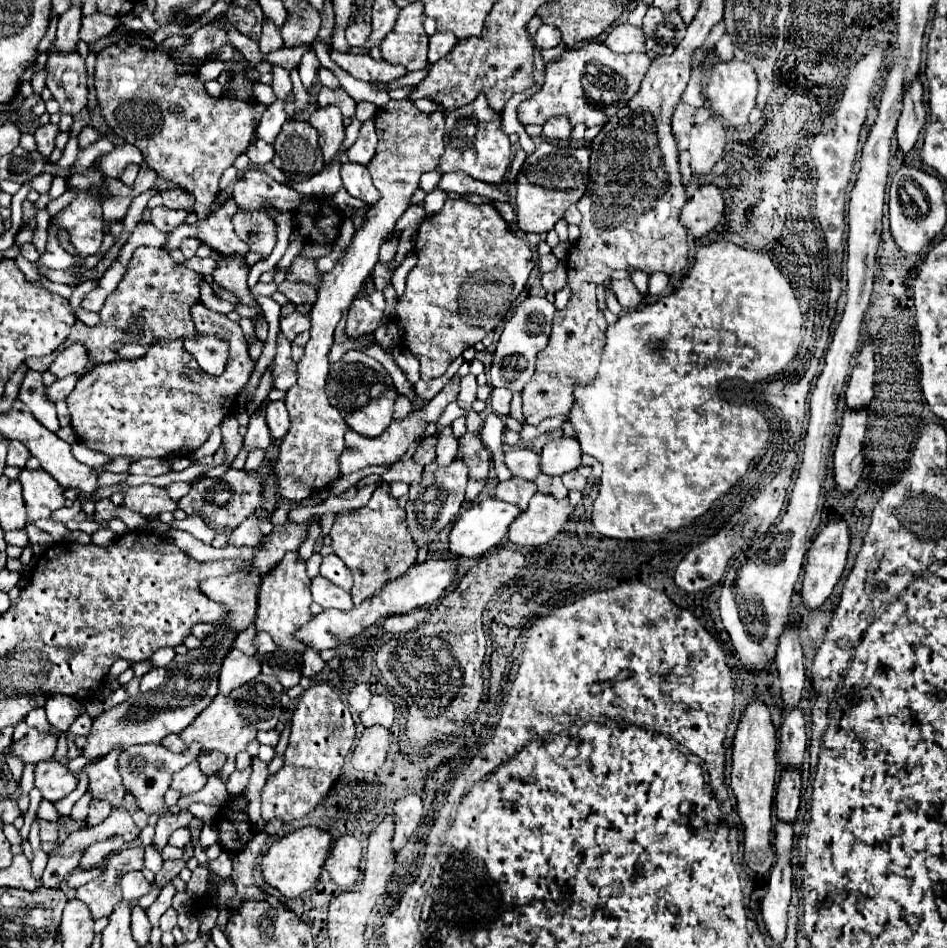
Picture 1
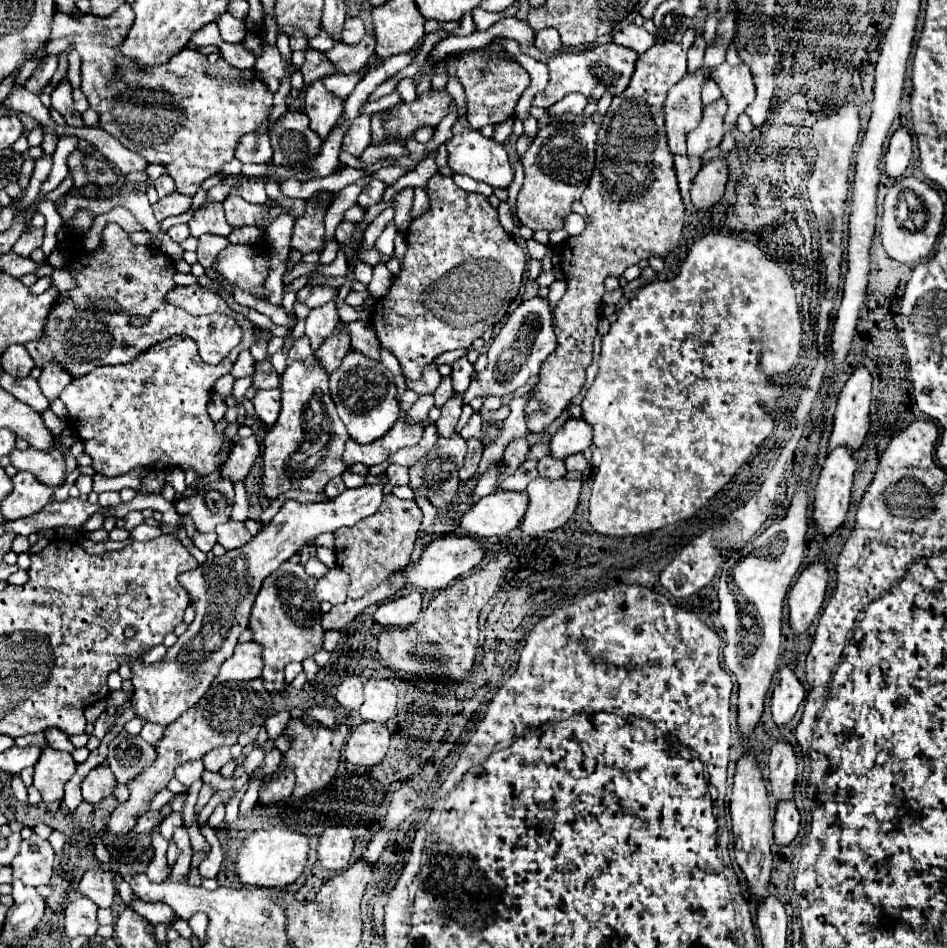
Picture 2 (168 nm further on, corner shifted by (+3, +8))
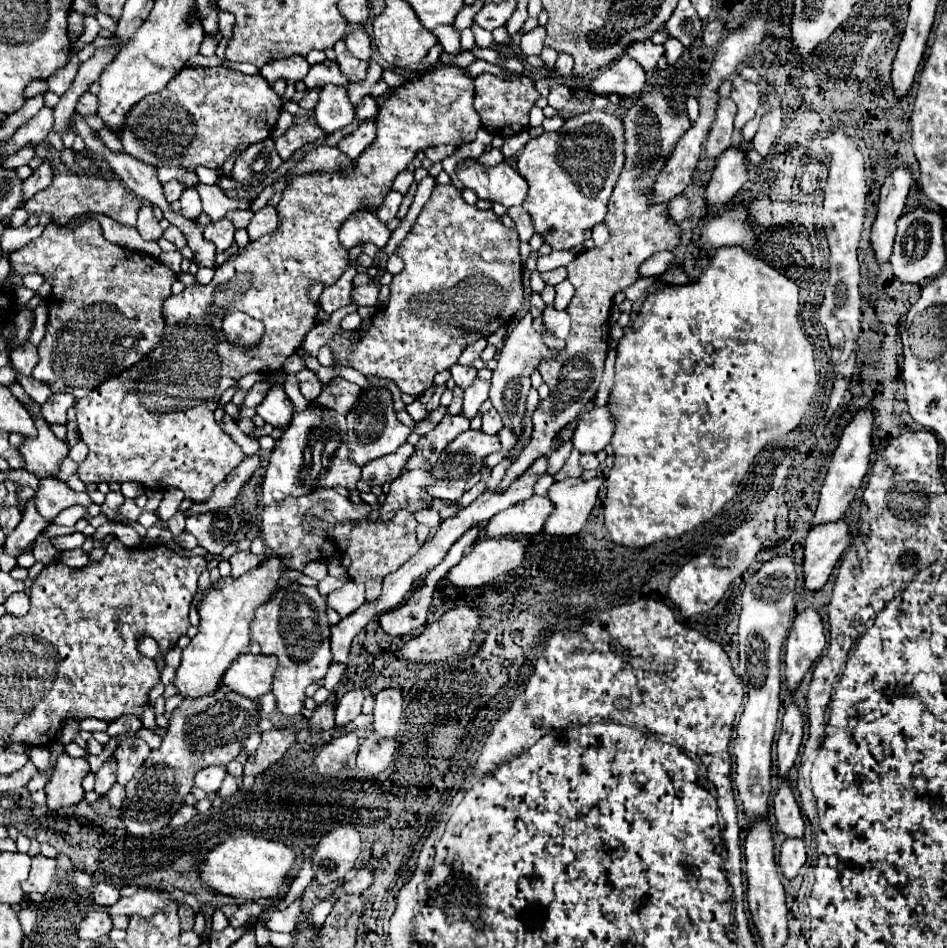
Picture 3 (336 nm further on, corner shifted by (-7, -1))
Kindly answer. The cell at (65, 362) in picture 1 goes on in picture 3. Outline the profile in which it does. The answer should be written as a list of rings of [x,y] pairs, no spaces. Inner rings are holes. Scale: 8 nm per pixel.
[[[58,392],[58,394],[52,394],[44,404],[42,404],[42,416],[46,422],[52,422],[52,424],[66,424],[66,410],[70,406],[74,406],[76,398],[72,398],[70,394],[64,394],[64,392]]]

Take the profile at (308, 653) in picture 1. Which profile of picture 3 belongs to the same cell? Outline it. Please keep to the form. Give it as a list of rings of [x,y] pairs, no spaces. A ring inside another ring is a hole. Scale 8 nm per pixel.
[[[332,664],[332,666],[328,668],[326,676],[324,676],[324,686],[326,686],[328,690],[332,690],[332,688],[338,684],[342,672],[344,672],[344,664]]]

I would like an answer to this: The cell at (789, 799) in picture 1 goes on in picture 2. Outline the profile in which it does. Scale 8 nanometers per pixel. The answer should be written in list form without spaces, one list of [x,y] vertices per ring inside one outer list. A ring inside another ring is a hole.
[[[780,801],[774,817],[774,843],[778,847],[790,845],[798,835],[798,827],[800,827],[800,815],[794,801]]]

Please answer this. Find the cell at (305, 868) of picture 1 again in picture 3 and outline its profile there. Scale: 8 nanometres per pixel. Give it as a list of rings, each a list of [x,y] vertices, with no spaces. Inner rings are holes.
[[[238,836],[238,838],[228,838],[224,844],[212,848],[206,854],[200,872],[202,872],[202,882],[214,888],[216,892],[242,898],[248,902],[258,902],[258,900],[272,900],[280,894],[280,888],[290,882],[290,870],[294,862],[296,862],[296,852],[282,842]]]

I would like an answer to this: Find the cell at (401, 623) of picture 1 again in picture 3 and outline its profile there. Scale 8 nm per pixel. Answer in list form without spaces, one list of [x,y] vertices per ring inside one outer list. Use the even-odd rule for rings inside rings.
[[[424,580],[424,586],[420,590],[416,590],[412,594],[412,598],[408,598],[404,604],[400,604],[400,608],[394,608],[390,612],[384,612],[380,616],[380,626],[386,634],[390,636],[406,636],[412,630],[420,628],[426,622],[428,616],[428,606],[432,602],[432,594],[436,590],[438,582]]]

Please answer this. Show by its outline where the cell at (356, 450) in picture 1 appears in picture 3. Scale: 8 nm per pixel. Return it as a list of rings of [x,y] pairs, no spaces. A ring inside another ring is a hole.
[[[406,442],[396,452],[392,452],[392,456],[370,460],[368,464],[362,466],[362,480],[368,482],[370,486],[382,486],[384,482],[394,480],[396,476],[402,474],[402,468],[412,452],[414,452],[414,446]]]

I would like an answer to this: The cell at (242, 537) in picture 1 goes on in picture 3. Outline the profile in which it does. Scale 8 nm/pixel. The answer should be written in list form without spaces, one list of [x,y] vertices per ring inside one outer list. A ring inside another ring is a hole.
[[[246,550],[246,552],[236,552],[230,558],[230,564],[232,564],[232,576],[242,576],[250,568],[258,566],[260,564],[260,558],[256,554],[252,554],[250,550]]]

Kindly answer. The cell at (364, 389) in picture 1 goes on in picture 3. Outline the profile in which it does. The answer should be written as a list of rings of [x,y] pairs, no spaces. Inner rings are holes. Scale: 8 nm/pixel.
[[[366,388],[362,390],[358,402],[348,412],[348,448],[352,450],[352,460],[364,466],[368,460],[392,454],[400,444],[406,442],[410,428],[404,426],[396,418],[396,410],[392,406],[392,392],[388,388]]]

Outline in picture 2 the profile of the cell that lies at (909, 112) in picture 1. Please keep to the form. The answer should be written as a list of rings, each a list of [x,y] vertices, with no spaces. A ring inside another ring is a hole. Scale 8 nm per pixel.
[[[900,127],[892,139],[890,139],[890,147],[884,155],[884,175],[890,177],[890,179],[900,179],[910,163],[910,155],[912,155],[912,139],[910,139],[910,133]]]

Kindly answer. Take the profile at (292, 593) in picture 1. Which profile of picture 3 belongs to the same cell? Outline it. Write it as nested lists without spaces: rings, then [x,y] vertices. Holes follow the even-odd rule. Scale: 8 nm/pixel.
[[[288,584],[280,588],[274,598],[258,608],[252,624],[252,640],[260,644],[262,654],[274,654],[278,658],[278,668],[274,676],[272,694],[276,696],[278,710],[286,716],[298,714],[304,706],[304,690],[314,680],[324,678],[330,662],[330,624],[326,616],[326,596],[318,588]]]

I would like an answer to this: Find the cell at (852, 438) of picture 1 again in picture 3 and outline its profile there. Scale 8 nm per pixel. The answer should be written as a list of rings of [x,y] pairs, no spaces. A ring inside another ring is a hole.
[[[848,520],[816,524],[804,542],[804,578],[808,590],[820,590],[850,542]]]

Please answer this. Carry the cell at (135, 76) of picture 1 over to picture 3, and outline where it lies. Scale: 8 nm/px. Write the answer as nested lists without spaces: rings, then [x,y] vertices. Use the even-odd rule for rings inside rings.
[[[186,66],[180,74],[174,76],[174,82],[170,82],[162,94],[164,98],[150,98],[152,102],[146,100],[142,108],[134,106],[128,112],[124,126],[116,132],[118,140],[122,142],[128,154],[156,168],[178,166],[194,172],[198,166],[208,166],[216,170],[236,152],[240,144],[254,144],[270,138],[282,110],[280,96],[276,96],[276,92],[262,74],[248,76],[222,66],[216,68]]]

